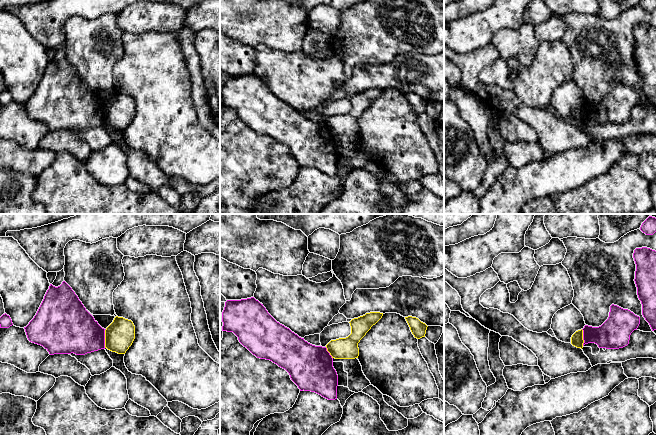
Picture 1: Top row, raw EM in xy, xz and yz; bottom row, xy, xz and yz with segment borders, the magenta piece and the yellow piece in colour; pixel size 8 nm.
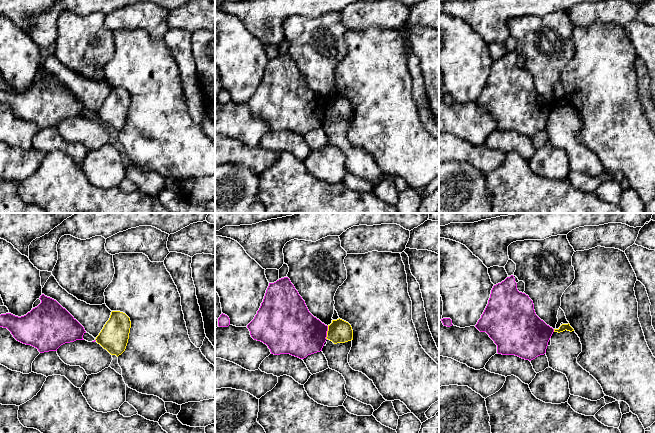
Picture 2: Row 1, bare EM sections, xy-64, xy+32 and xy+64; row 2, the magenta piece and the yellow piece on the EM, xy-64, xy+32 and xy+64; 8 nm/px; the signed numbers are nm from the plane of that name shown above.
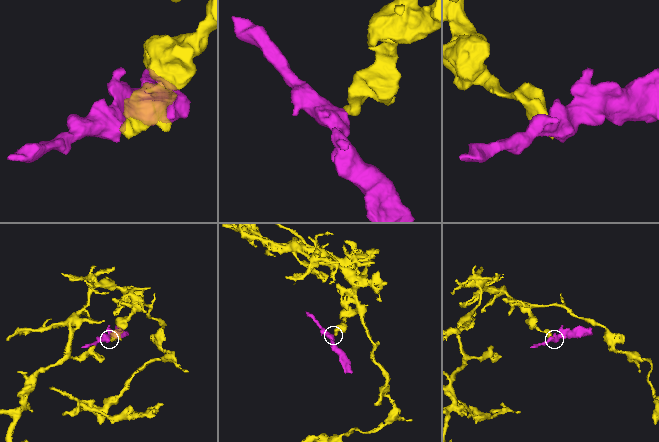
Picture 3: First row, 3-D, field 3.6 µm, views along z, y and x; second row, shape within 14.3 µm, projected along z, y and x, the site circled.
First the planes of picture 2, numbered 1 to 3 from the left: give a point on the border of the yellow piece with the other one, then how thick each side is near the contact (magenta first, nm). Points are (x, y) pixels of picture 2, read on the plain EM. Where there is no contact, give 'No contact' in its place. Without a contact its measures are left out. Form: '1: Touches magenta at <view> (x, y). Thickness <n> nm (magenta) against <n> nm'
1: No contact
2: Touches magenta at xy+32 (326, 109). Thickness 380 nm (magenta) against 190 nm
3: Touches magenta at xy+64 (553, 106). Thickness 380 nm (magenta) against 60 nm

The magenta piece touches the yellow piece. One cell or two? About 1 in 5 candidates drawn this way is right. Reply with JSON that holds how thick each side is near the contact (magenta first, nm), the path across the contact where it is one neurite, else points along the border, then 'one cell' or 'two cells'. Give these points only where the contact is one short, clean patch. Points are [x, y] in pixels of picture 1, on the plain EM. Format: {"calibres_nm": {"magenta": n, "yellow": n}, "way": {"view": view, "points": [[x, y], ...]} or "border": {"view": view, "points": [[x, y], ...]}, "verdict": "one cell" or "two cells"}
{"calibres_nm": {"magenta": 360, "yellow": 240}, "border": {"view": "xy", "points": [[106, 105], [104, 123]]}, "verdict": "two cells"}

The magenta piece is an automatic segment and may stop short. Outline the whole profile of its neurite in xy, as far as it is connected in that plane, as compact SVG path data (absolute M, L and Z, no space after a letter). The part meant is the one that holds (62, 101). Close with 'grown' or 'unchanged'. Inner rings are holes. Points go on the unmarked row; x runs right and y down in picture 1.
M63 57L58 63L50 60L44 75L29 100L24 103L30 118L43 122L50 131L85 131L105 125L105 106L86 86L72 64Z; unchanged

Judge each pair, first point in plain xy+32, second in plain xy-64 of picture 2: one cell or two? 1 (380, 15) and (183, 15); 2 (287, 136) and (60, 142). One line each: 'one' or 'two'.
1: two
2: one

